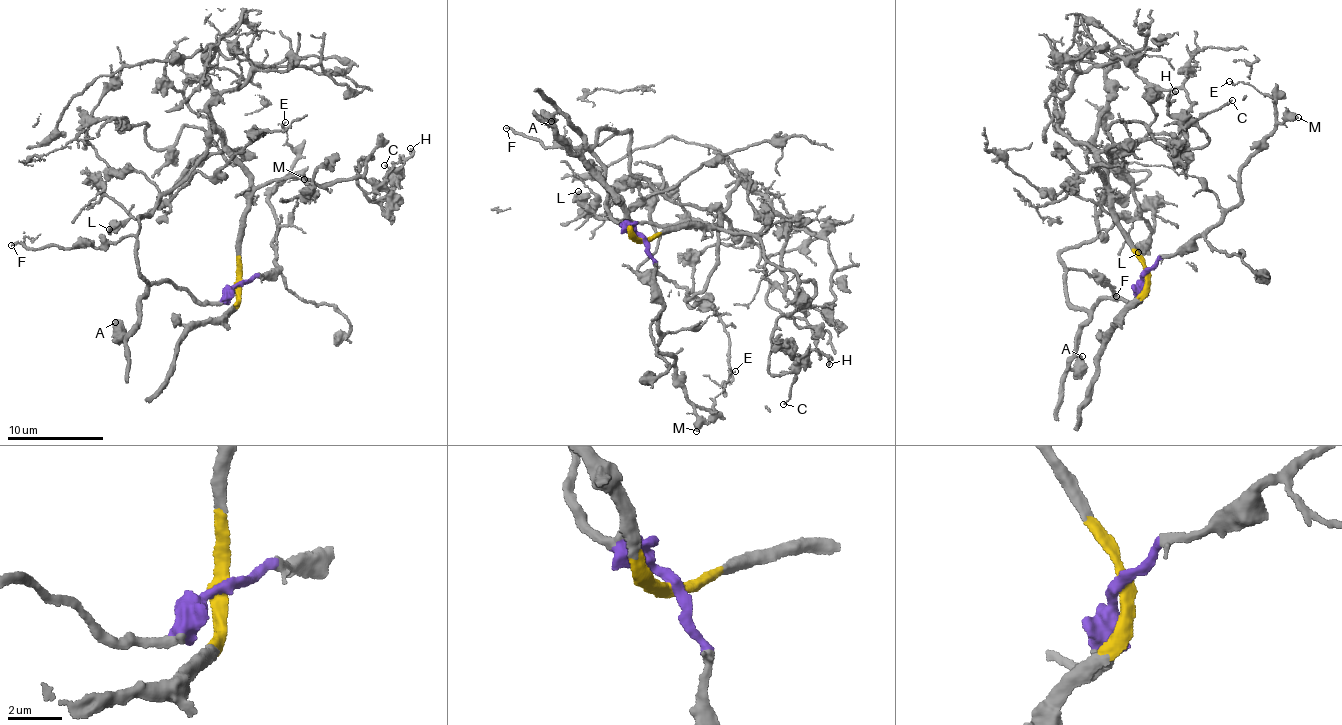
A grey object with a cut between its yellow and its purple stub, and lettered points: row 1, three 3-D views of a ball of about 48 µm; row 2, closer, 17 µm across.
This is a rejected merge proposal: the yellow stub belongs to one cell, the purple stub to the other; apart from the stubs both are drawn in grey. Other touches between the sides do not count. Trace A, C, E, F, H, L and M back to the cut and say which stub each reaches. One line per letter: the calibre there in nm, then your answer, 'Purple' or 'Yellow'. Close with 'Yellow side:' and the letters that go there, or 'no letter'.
A: Thickness 600 nm. Purple
C: Thickness 110 nm. Yellow
E: Thickness 130 nm. Purple
F: Thickness 190 nm. Purple
H: Thickness 180 nm. Yellow
L: Thickness 320 nm. Yellow
M: Thickness 500 nm. Purple
Yellow side: C, H, L

